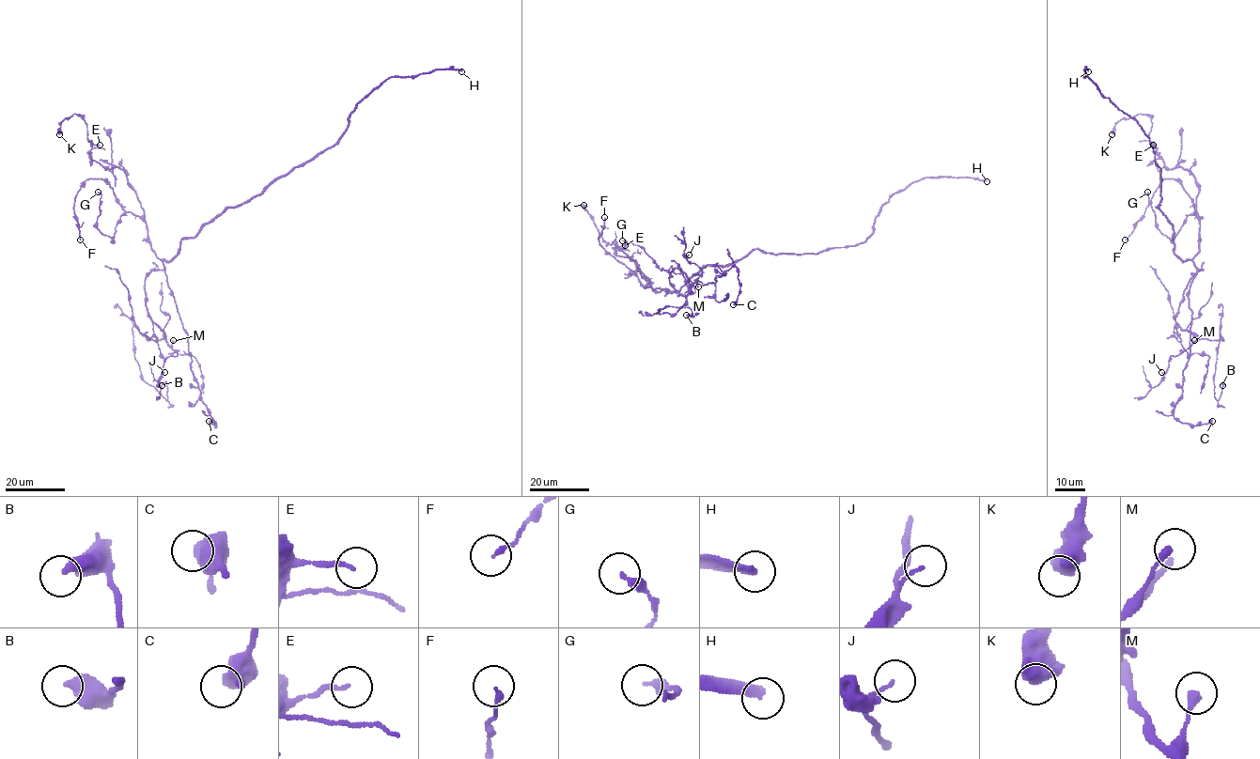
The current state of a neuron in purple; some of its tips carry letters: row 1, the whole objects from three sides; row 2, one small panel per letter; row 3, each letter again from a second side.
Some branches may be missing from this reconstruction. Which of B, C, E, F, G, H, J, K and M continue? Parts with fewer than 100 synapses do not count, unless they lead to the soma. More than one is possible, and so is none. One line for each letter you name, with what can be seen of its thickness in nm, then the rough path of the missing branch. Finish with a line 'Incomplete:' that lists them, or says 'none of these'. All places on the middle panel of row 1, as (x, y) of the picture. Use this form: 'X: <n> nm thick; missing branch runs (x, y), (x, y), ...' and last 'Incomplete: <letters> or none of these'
H: 280 nm thick
Incomplete: H

